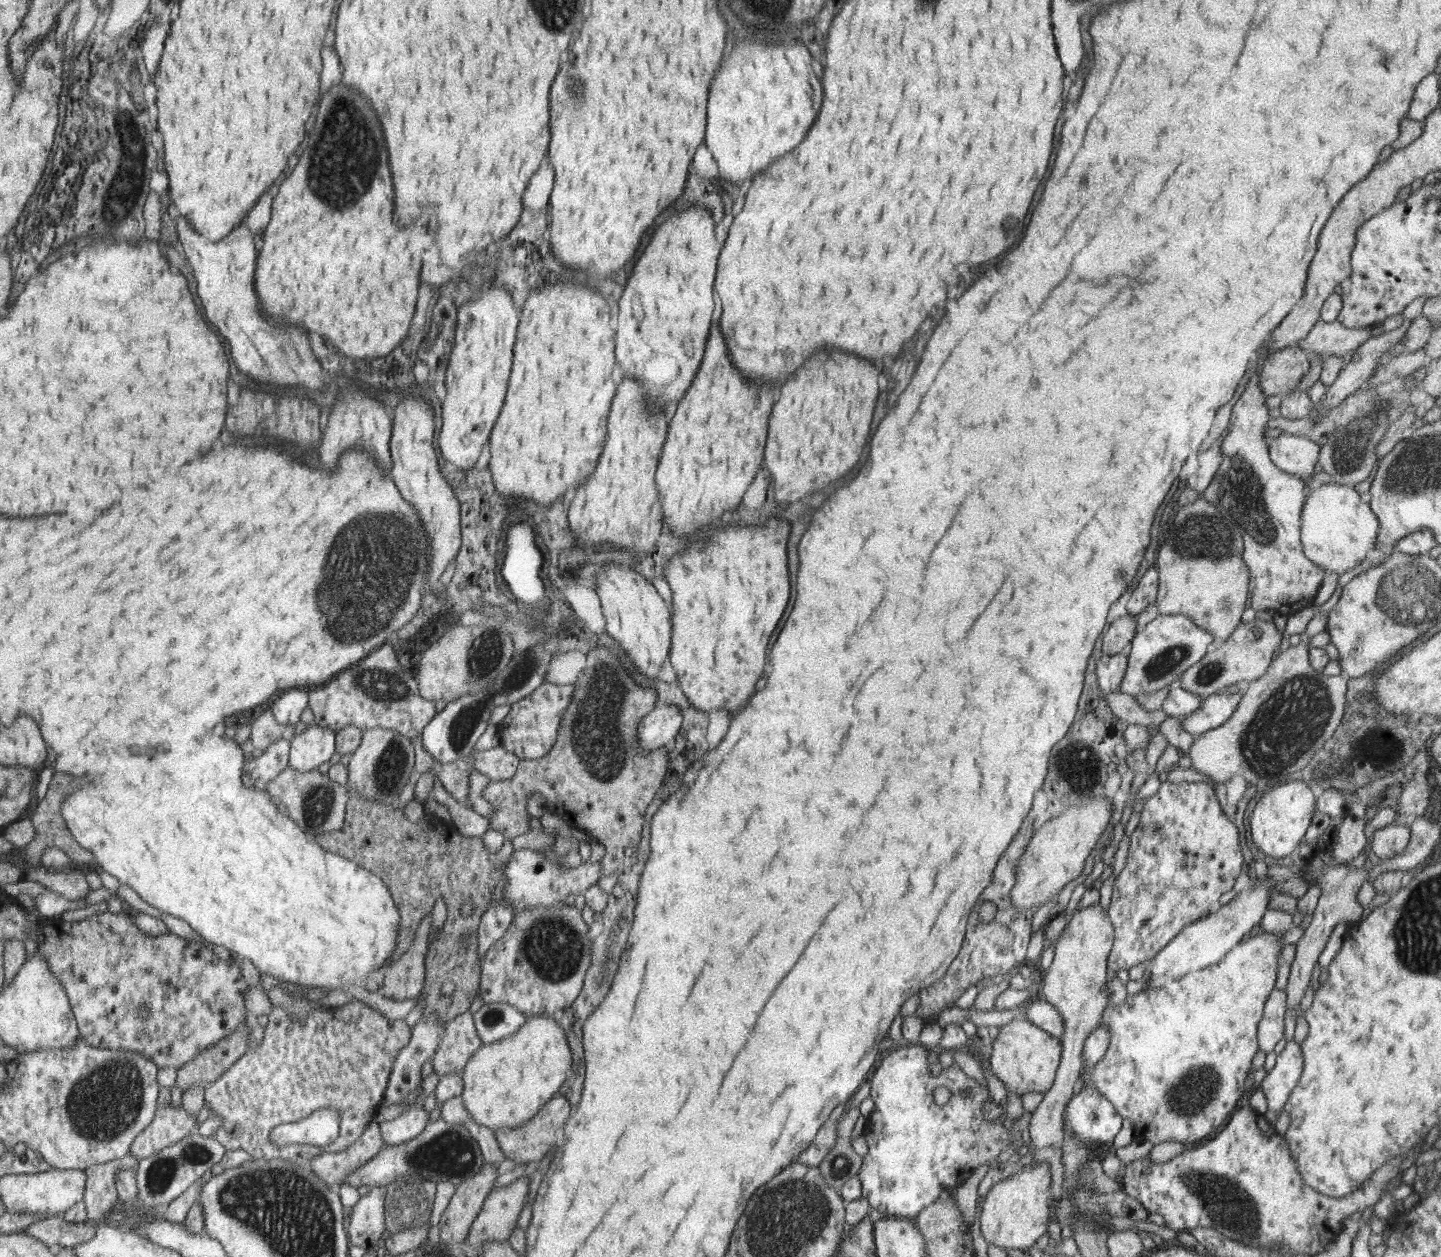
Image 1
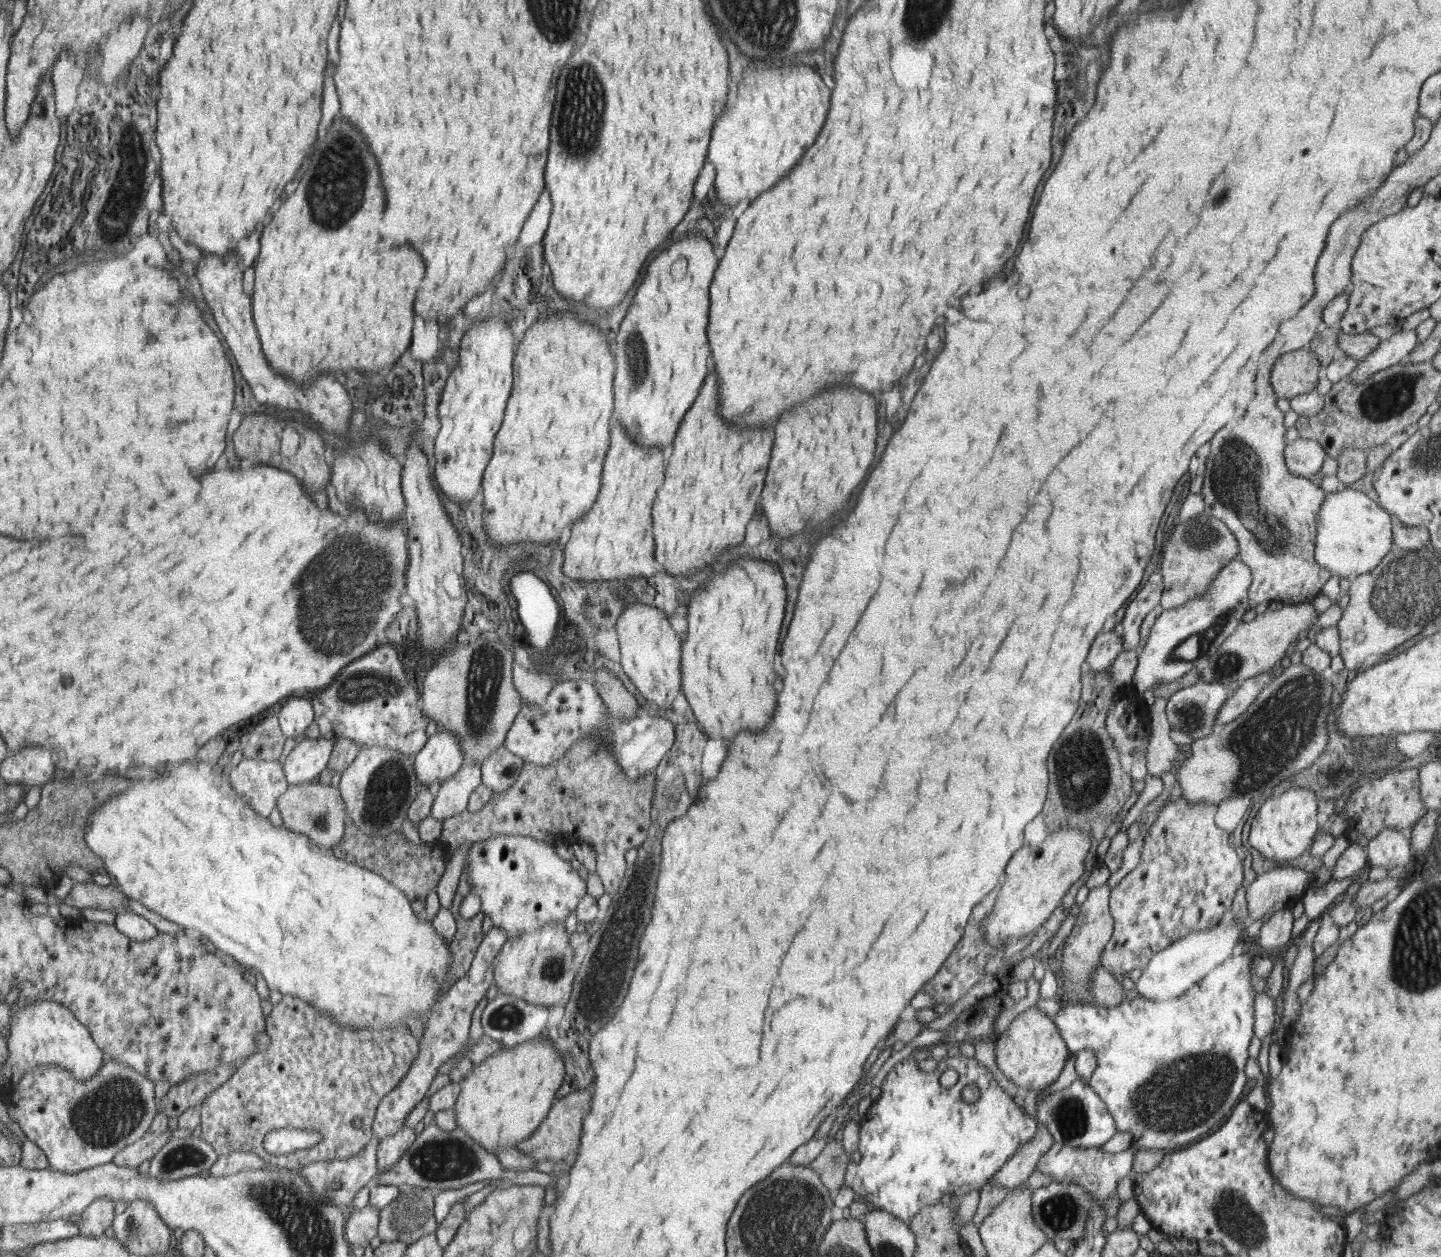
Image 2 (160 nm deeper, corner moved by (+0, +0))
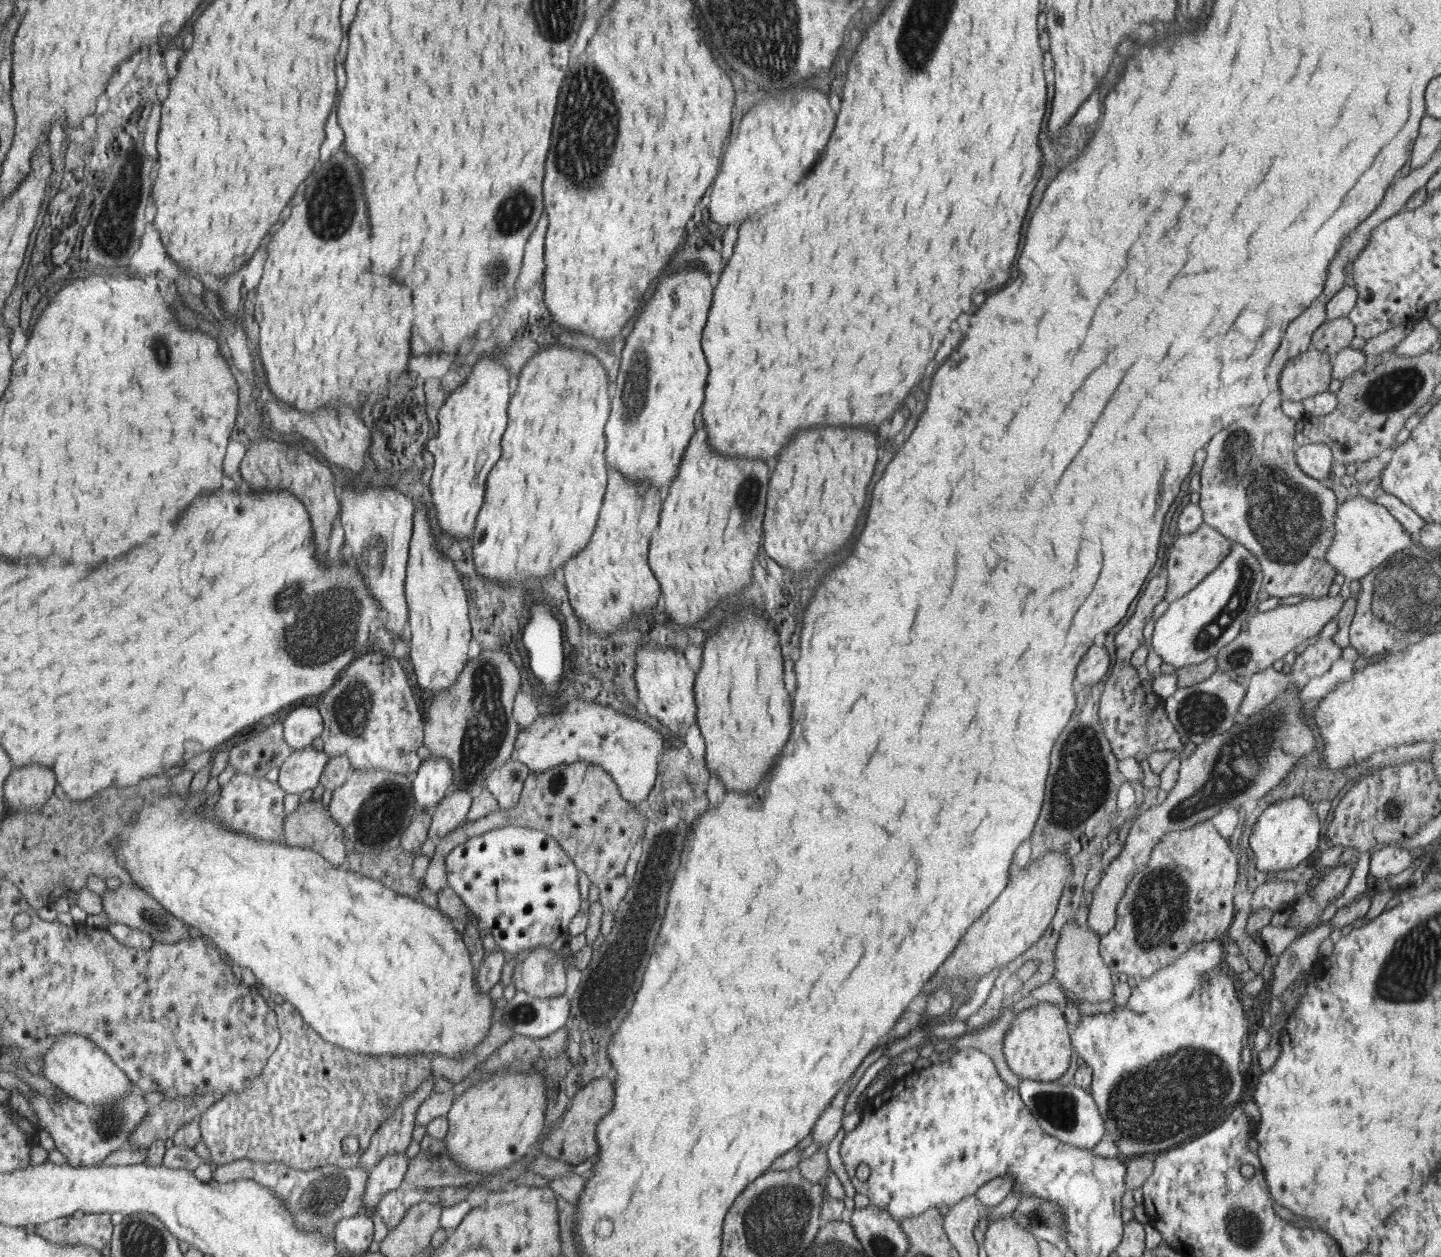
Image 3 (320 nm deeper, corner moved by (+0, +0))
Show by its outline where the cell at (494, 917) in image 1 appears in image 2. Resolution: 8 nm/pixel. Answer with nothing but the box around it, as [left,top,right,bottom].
[374,926,508,1142]

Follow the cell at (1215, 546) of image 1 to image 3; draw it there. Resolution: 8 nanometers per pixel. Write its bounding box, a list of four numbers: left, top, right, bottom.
[1165,522,1231,603]

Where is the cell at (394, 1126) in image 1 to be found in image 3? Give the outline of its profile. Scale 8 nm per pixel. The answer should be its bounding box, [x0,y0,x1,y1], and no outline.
[364,1152,408,1213]

